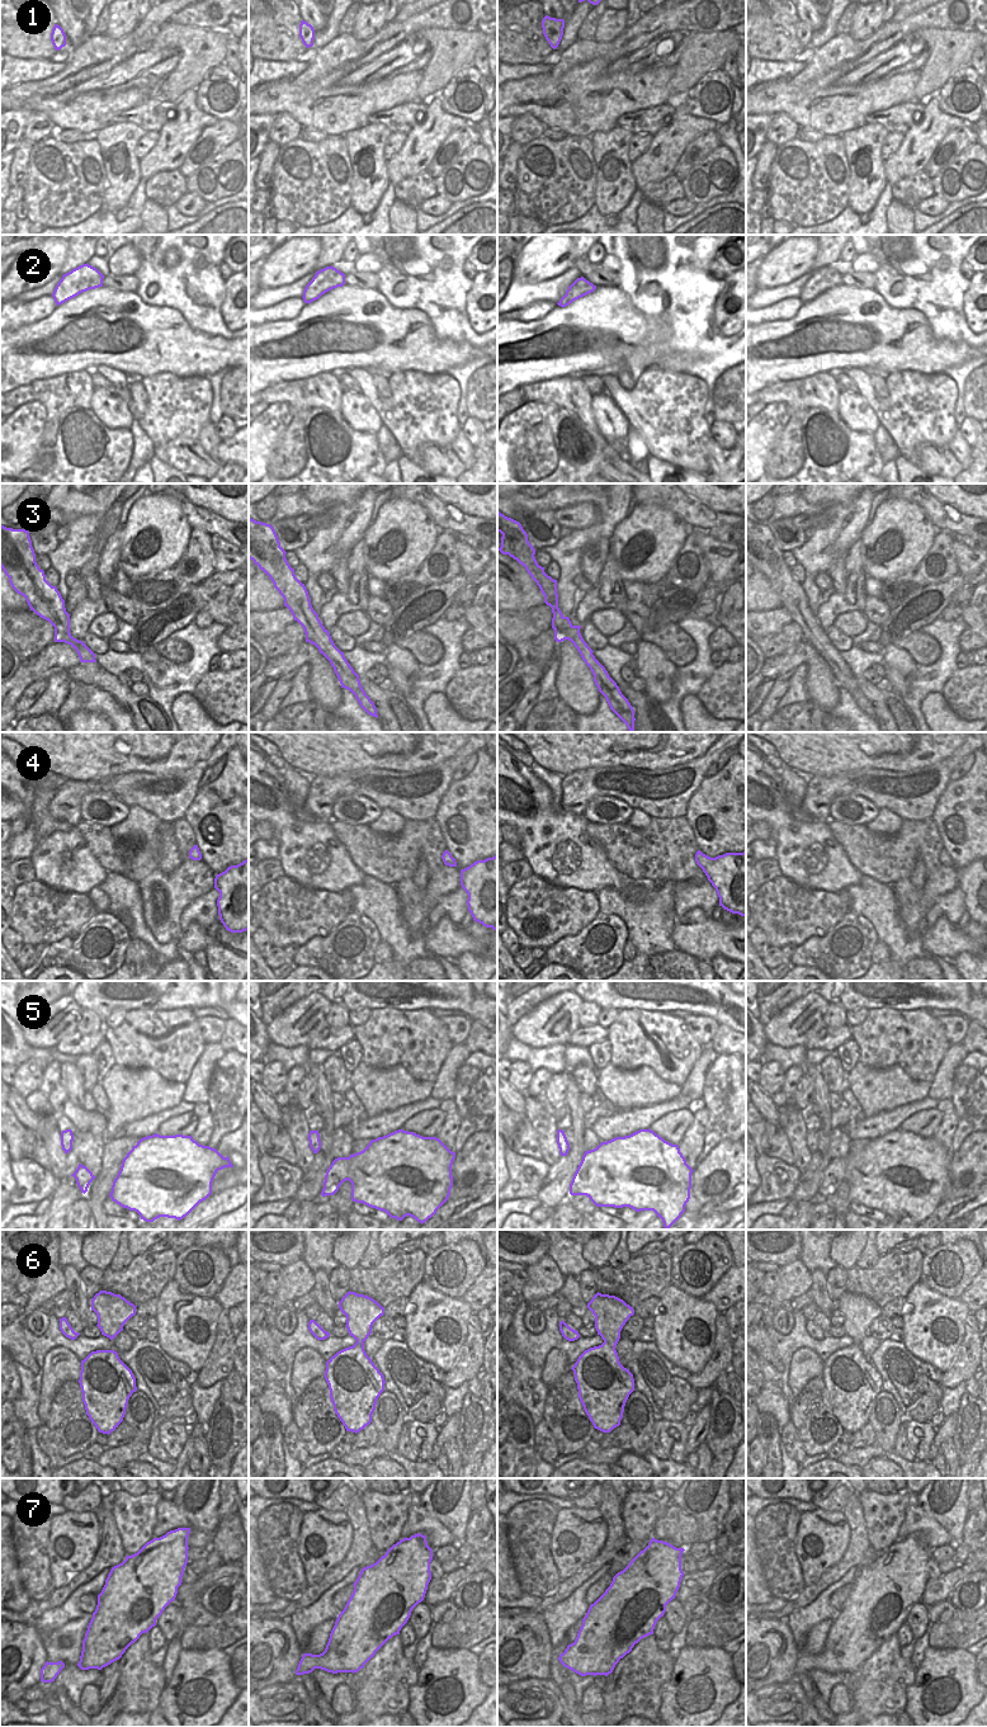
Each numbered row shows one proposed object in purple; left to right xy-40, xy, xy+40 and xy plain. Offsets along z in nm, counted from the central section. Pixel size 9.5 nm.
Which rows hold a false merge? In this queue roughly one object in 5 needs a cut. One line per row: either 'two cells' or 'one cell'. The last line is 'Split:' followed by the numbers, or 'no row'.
1: one cell
2: two cells
3: one cell
4: one cell
5: one cell
6: one cell
7: one cell
Split: 2

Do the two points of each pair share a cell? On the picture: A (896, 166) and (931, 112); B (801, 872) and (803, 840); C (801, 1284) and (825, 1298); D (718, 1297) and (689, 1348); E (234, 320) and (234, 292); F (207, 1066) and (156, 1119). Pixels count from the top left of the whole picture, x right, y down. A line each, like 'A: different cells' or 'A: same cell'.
A: same cell
B: same cell
C: different cells
D: different cells
E: same cell
F: different cells

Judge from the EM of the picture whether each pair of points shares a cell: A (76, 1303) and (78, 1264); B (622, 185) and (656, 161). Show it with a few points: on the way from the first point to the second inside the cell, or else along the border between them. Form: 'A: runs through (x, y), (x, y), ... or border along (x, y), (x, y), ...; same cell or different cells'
A: border along (62, 1267), (71, 1265), (79, 1272); different cells
B: border along (631, 163), (636, 188); different cells

